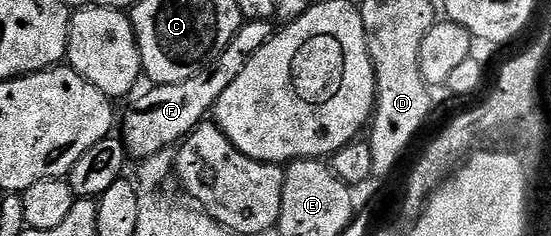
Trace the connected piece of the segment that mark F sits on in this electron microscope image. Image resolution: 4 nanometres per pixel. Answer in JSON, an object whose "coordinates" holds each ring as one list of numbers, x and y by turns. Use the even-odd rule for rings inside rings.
{"coordinates":[[245,21,238,28,234,40,221,54,207,63,206,68,201,68,191,74,186,80,166,84,165,86,153,85,132,107,124,118,124,134,122,141,129,159,143,160,154,156,158,152,175,147,192,133,194,127,209,117,210,111,215,107,217,100,238,80,238,76,246,68,246,64,256,53,271,42,274,33,272,22]]}

